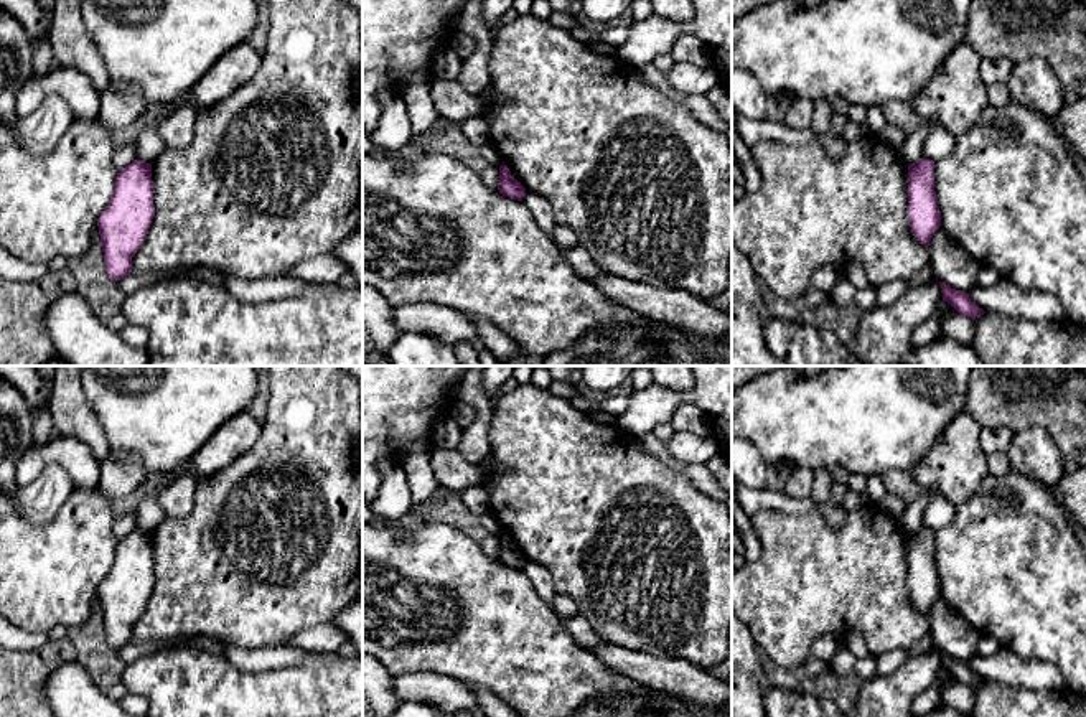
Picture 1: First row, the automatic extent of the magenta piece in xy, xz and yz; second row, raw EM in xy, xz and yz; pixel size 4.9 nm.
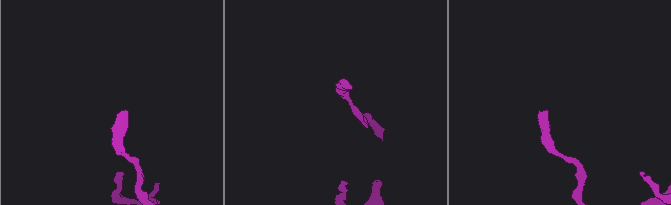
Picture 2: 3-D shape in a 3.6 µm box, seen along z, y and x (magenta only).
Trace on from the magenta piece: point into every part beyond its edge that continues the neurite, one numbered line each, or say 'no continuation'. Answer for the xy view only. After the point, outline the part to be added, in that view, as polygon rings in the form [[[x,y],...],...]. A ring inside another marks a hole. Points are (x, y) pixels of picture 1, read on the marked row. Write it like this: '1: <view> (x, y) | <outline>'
no continuation

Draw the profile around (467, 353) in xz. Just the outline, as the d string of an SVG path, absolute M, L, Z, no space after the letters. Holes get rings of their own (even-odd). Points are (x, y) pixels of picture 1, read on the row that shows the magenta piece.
M458 343L455 353L460 366L480 366L480 351L471 343Z

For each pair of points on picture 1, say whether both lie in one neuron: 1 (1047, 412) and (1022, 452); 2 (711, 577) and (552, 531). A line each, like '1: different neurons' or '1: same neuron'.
1: different neurons
2: same neuron

